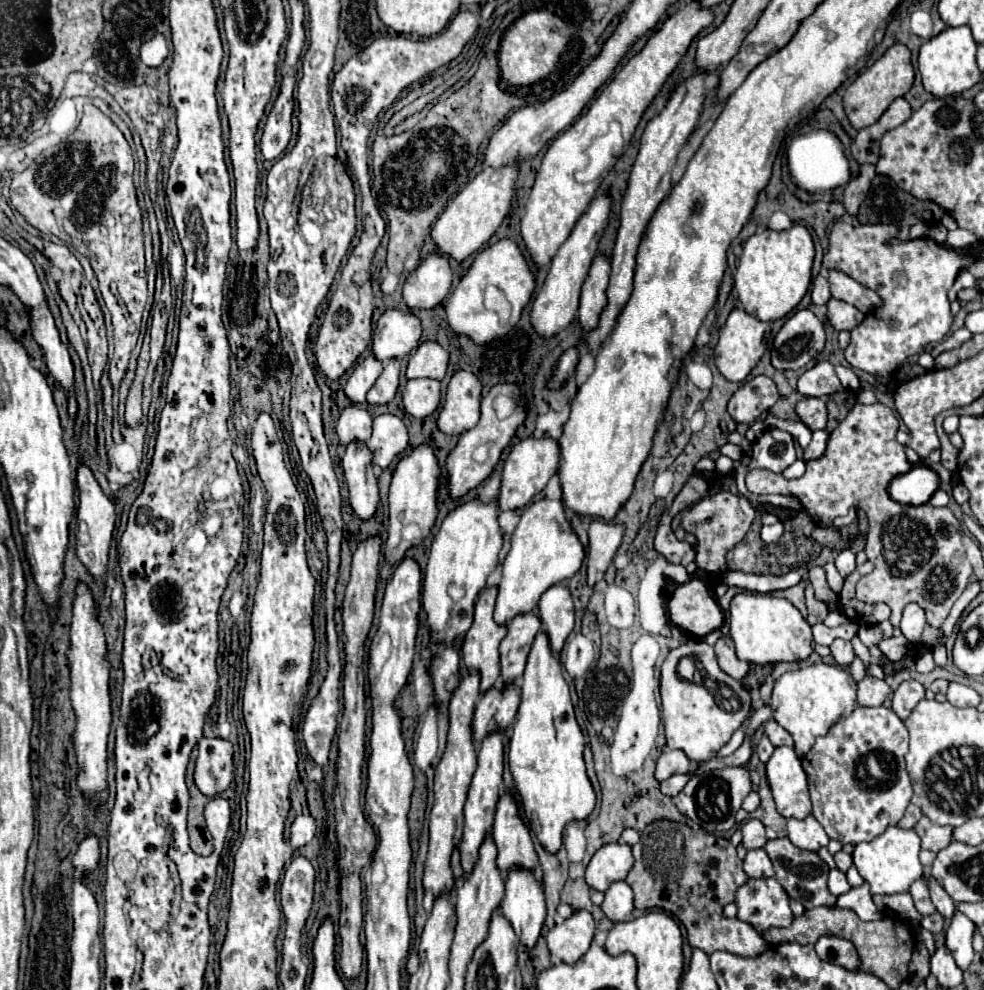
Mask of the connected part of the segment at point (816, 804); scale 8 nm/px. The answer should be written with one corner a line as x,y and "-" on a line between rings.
857,706
803,756
813,802
811,814
821,822
829,838
855,846
877,838
887,826
899,824
913,796
905,768
907,744
907,728
893,710

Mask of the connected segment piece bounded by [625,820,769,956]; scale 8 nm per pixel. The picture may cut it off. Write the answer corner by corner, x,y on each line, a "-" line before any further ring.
657,820
641,832
639,846
641,860
633,864
625,878
635,892
637,910
659,908
673,914
685,926
691,948
699,948
705,954
727,950
739,956
759,956
767,950
769,944
763,942
761,934
751,924
723,914
723,908
735,900
735,890
749,880
741,868
743,862
737,858
735,846
729,840
703,830
693,830
687,824

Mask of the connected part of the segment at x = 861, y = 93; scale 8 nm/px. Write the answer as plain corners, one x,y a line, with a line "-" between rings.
893,44
871,68
867,68
855,78
851,86
847,86
843,94
843,108
851,126
855,130
861,130
875,124
897,96
905,96
909,92
909,88
913,86
913,76
915,72
911,66
909,50
903,44

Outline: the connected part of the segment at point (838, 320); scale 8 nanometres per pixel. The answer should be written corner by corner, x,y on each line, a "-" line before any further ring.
831,298
827,302
827,308
829,308
827,318
835,330
851,330
851,328
859,326
859,322
863,322
863,318
865,318
865,314
859,312
855,306
835,300
835,298

